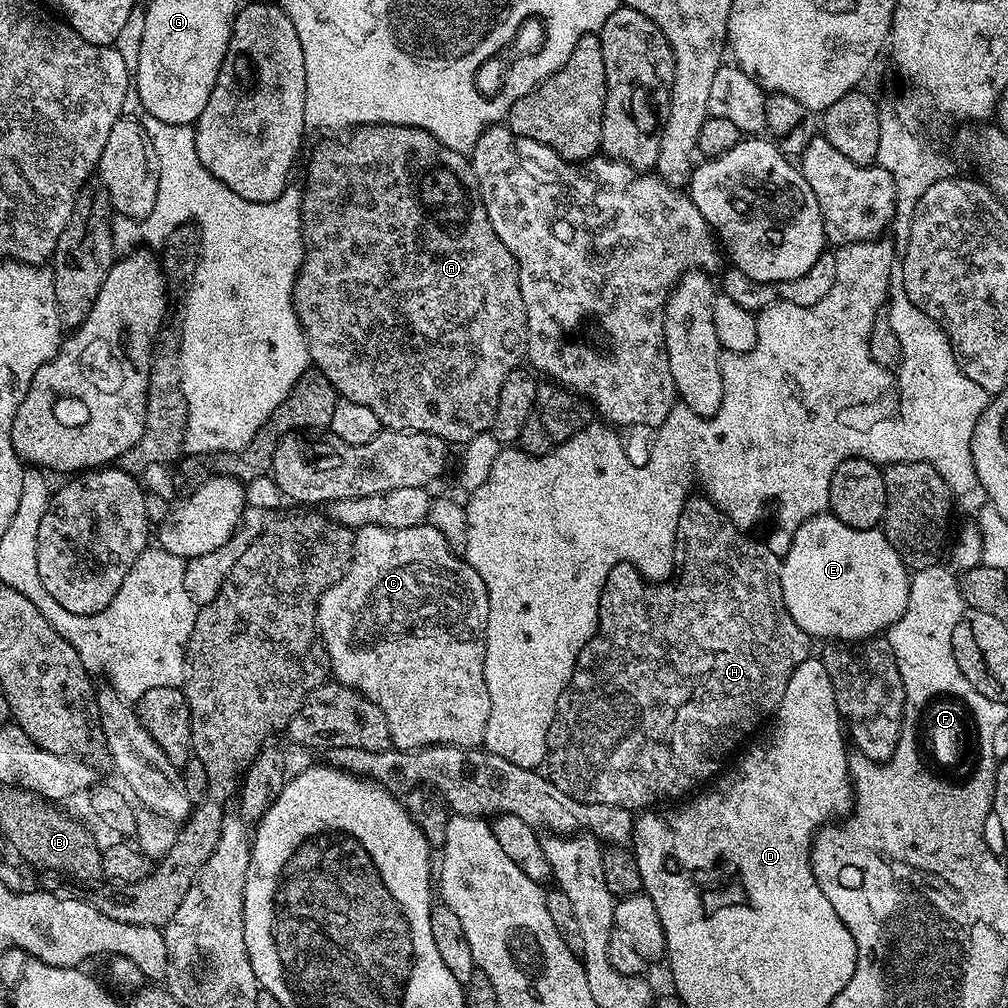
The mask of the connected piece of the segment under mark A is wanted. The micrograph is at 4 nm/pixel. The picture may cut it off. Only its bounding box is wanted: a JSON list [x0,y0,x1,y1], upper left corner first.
[292,128,528,446]

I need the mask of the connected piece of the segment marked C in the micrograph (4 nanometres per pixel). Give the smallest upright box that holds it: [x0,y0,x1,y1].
[316,522,490,752]

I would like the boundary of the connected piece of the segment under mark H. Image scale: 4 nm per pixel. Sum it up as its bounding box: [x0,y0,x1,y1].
[546,494,810,810]

